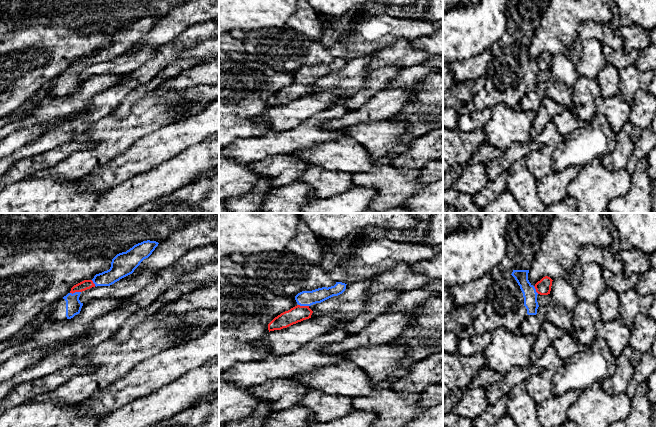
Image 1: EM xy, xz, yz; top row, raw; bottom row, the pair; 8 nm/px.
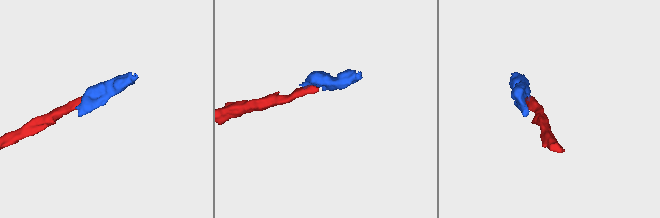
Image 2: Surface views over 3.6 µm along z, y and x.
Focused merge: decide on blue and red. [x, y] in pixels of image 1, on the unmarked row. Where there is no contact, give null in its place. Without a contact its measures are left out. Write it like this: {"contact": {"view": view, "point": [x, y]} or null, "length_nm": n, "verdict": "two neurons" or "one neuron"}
{"contact": {"view": "xy", "point": [75, 68]}, "length_nm": 90, "verdict": "one neuron"}

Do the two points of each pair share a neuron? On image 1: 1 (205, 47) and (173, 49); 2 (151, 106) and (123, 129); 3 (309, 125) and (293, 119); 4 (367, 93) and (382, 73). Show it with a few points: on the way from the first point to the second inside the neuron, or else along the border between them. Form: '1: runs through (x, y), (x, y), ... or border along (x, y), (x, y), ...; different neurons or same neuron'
1: border along (208, 39), (187, 49), (179, 57); different neurons
2: runs through (144, 113), (130, 127); same neuron
3: border along (314, 115), (289, 129), (280, 131); different neurons
4: runs through (370, 88), (379, 78); same neuron

